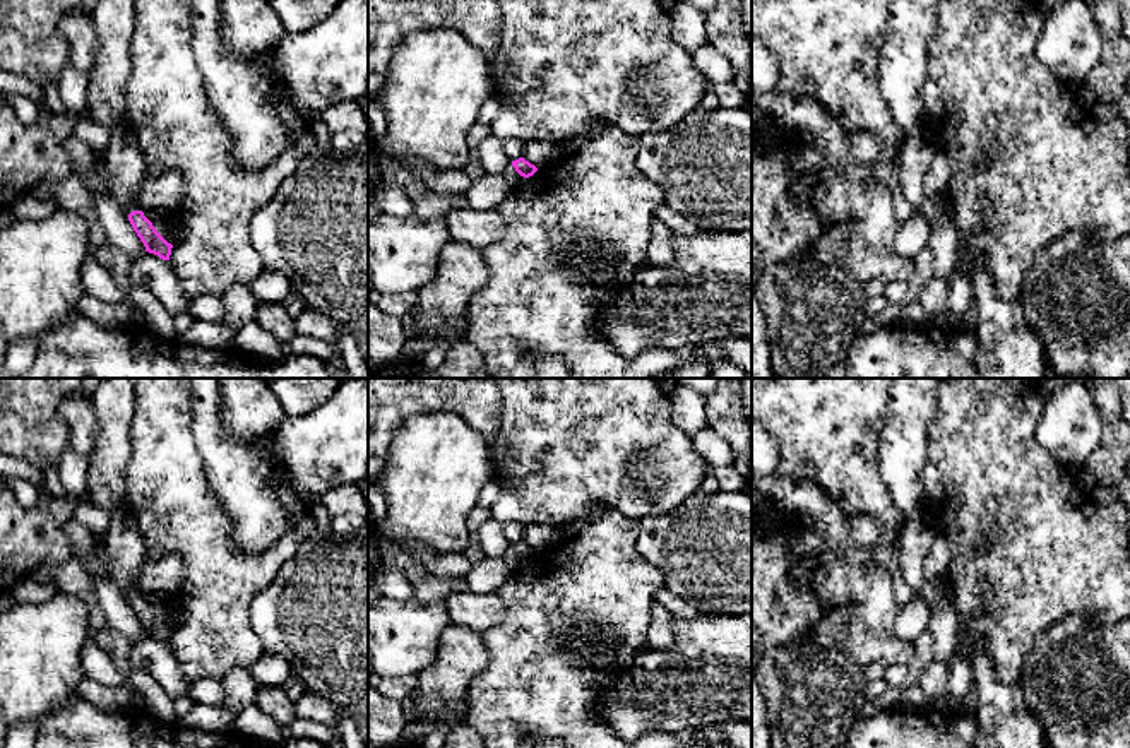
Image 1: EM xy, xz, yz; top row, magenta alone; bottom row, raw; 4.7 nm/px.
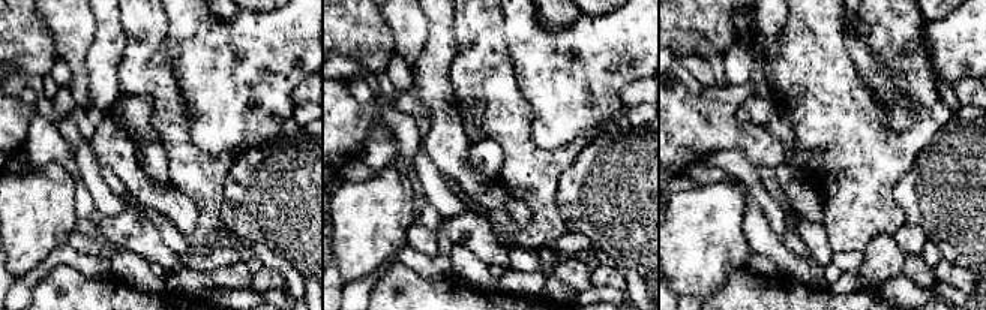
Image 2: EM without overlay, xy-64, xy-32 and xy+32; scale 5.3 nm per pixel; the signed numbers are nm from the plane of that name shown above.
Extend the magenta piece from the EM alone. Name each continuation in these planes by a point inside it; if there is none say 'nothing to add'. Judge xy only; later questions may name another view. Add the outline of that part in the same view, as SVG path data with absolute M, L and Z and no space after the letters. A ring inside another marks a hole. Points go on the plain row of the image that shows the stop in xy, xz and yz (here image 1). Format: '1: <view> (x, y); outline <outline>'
nothing to add

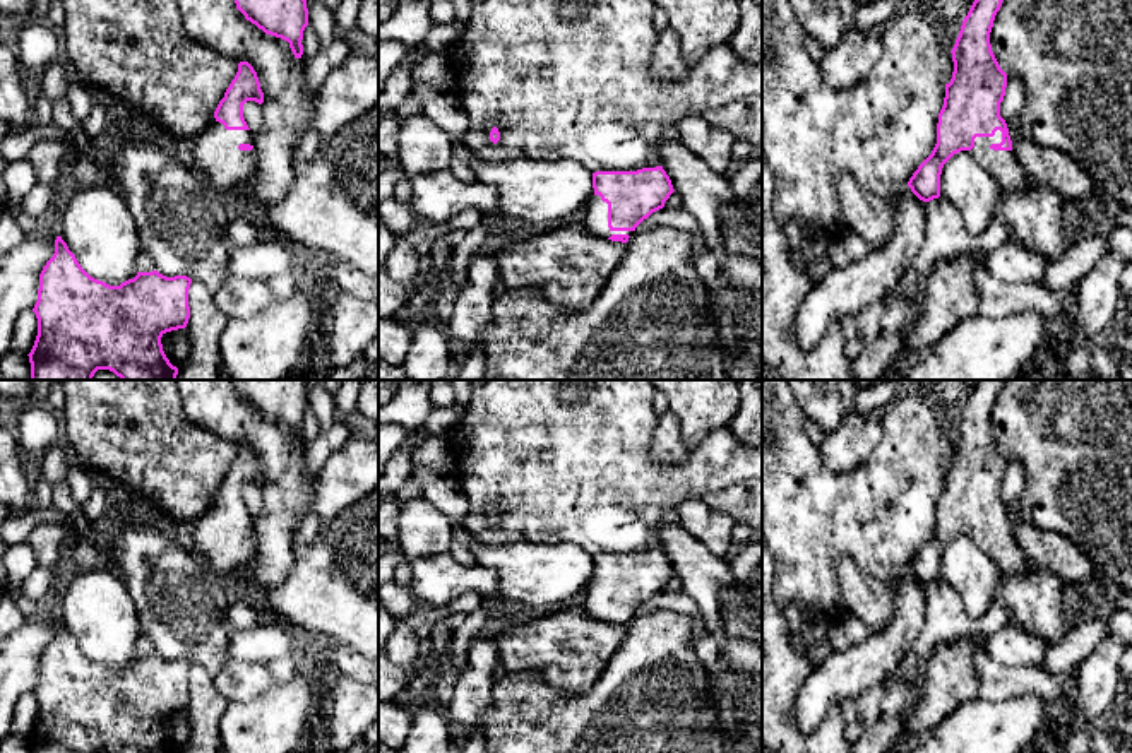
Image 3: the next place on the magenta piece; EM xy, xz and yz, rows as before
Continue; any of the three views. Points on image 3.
1: xz (595, 606); outline M593 578L587 585L582 609L589 618L601 623L608 623L611 618L635 618L635 614L611 614L608 611L608 587L599 578Z

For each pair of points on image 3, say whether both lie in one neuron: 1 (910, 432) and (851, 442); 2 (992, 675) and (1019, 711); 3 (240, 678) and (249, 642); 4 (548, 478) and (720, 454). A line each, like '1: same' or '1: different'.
1: different
2: different
3: different
4: same

